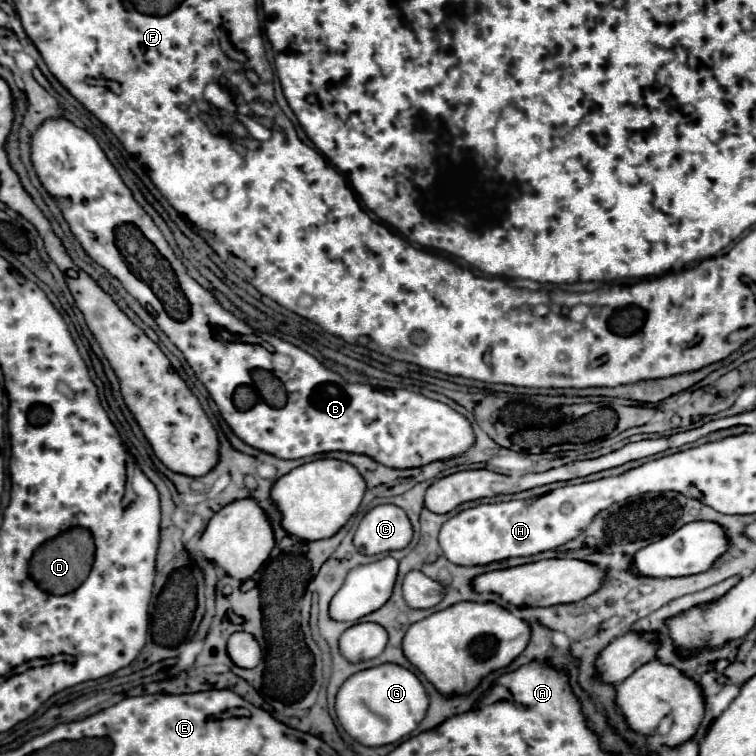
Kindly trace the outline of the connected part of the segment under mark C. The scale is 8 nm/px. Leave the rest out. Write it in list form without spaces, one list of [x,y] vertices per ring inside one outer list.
[[[394,504],[372,508],[354,534],[354,546],[360,554],[374,556],[390,550],[402,550],[412,540],[412,526],[404,510]]]

